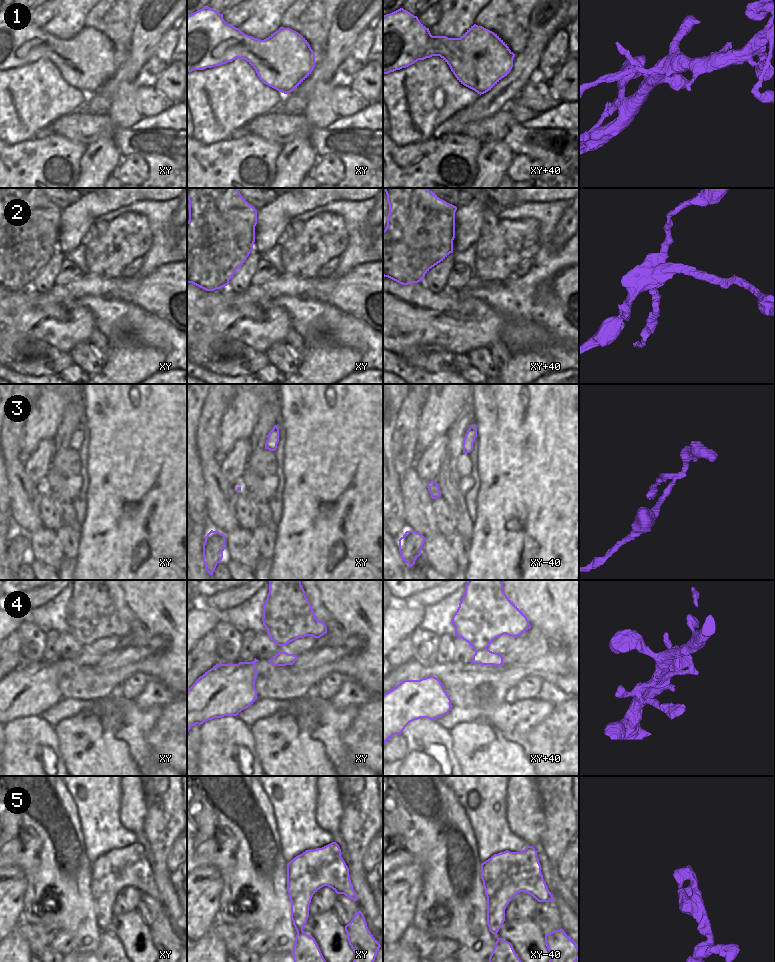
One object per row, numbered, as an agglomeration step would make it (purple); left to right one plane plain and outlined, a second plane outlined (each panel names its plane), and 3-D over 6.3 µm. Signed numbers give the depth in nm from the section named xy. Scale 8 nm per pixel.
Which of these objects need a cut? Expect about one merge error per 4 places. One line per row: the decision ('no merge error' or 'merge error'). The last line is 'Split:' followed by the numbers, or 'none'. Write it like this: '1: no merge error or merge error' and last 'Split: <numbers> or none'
1: no merge error
2: merge error
3: merge error
4: merge error
5: no merge error
Split: 2, 3, 4

